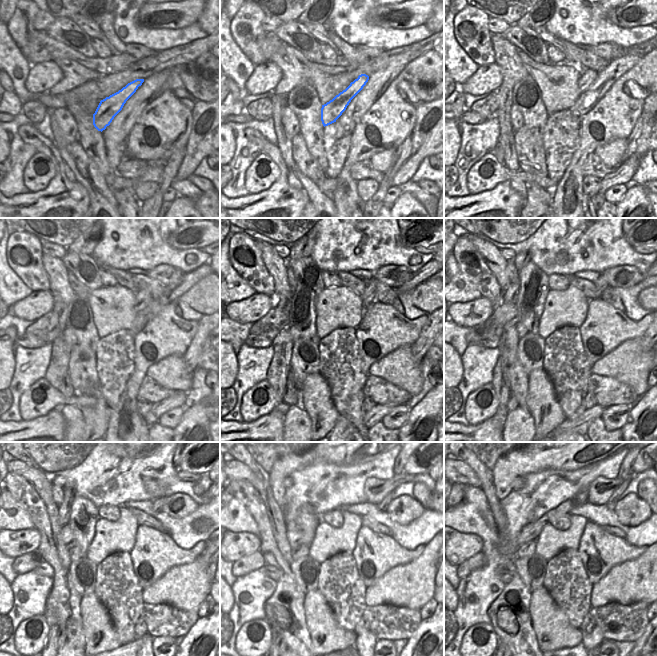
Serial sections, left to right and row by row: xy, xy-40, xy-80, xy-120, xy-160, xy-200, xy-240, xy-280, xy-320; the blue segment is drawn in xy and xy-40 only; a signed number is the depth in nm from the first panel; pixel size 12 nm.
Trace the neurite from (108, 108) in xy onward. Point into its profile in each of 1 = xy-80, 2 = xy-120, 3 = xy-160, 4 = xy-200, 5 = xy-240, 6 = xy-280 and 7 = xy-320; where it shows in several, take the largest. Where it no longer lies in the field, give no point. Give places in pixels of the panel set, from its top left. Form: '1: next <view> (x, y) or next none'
1: next xy-80 (588, 76)
2: next xy-120 (142, 297)
3: next xy-160 (369, 297)
4: next xy-200 (601, 283)
5: next xy-240 (158, 503)
6: next xy-280 (383, 506)
7: next xy-320 (611, 503)

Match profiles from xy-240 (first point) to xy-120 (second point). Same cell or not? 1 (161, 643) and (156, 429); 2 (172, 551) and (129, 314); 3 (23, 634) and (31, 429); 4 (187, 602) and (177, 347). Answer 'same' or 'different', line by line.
1: different
2: different
3: different
4: different

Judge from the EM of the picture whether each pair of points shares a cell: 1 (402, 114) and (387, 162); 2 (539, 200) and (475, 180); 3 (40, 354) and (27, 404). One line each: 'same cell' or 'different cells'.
1: different cells
2: different cells
3: different cells

